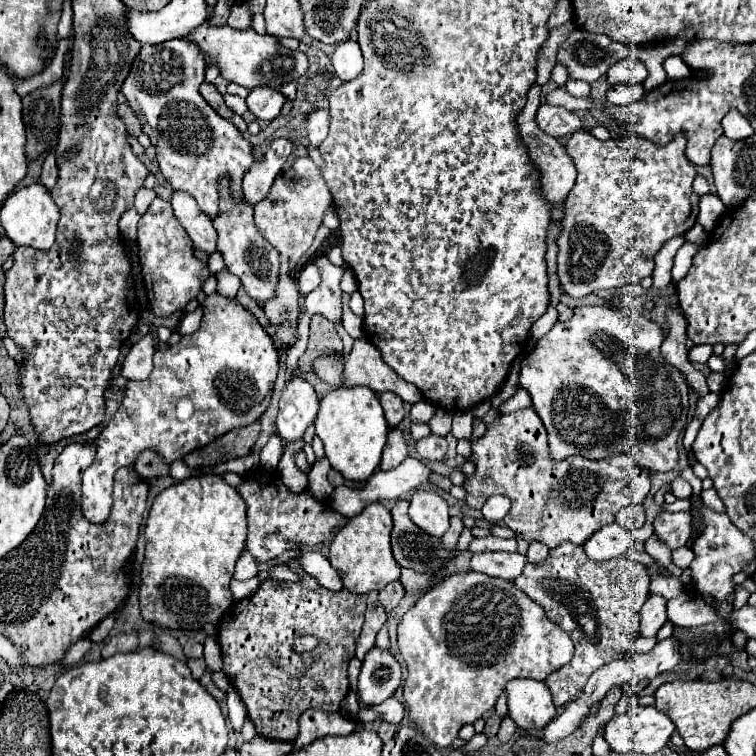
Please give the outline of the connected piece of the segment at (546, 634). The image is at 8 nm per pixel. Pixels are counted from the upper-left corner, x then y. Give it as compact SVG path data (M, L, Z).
M477 571L453 573L429 589L403 615L399 623L399 649L409 669L403 687L409 717L437 747L449 747L463 725L473 723L483 713L491 711L509 681L545 681L573 657L571 637L549 621L533 599L519 591L511 581L481 575Z

